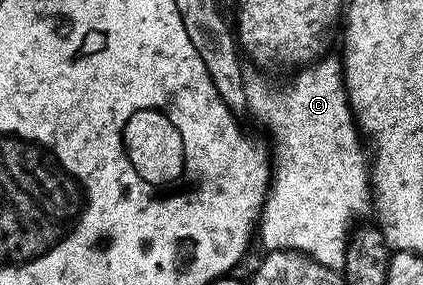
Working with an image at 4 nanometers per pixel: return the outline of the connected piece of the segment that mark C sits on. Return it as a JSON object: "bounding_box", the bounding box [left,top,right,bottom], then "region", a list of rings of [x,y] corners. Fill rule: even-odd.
{"bounding_box":[245,57,374,269],"region":[[[330,57],[308,65],[290,83],[272,83],[265,75],[249,71],[245,76],[247,111],[269,127],[272,147],[271,186],[261,211],[259,239],[266,252],[296,251],[332,269],[345,266],[345,246],[360,215],[370,214],[374,194],[371,190],[371,159],[363,136],[349,108],[343,67]]]}

